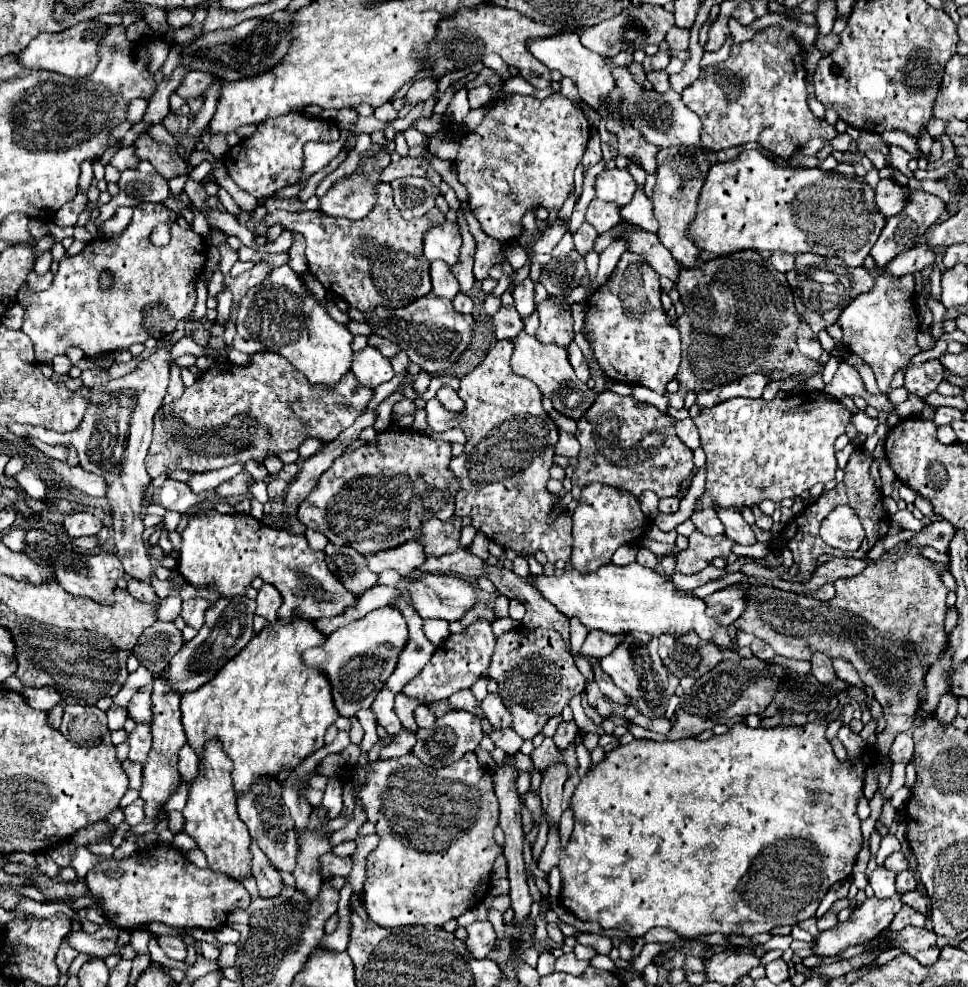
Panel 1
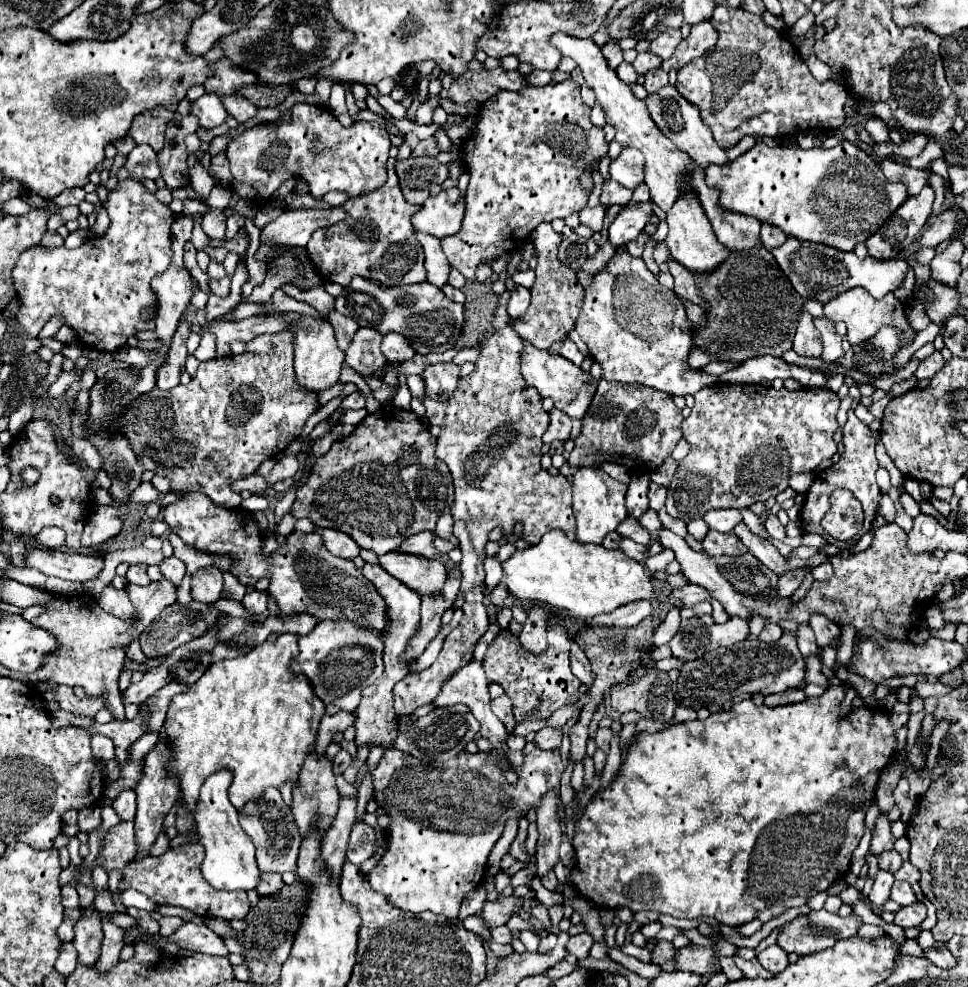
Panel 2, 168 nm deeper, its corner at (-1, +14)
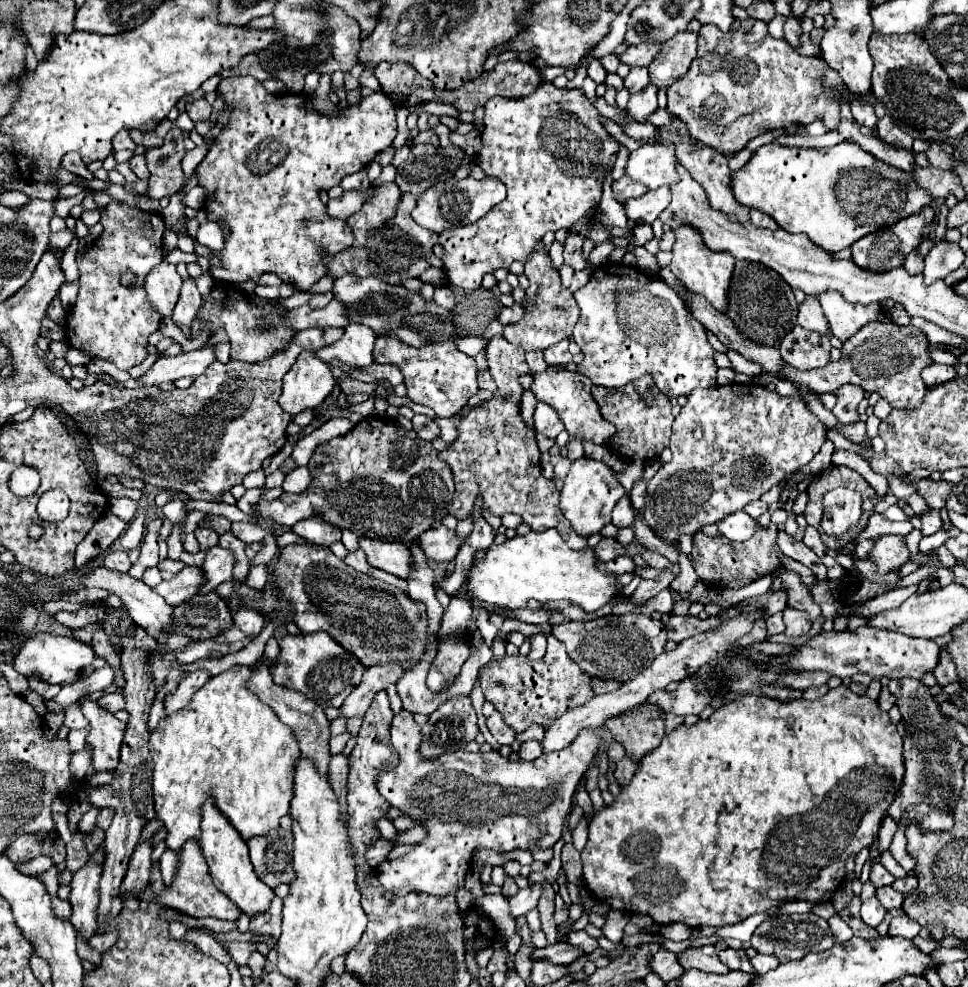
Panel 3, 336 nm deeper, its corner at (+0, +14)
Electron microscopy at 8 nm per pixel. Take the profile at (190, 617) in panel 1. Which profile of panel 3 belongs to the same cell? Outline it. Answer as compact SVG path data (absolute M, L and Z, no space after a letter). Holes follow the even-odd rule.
M214 546L208 550L206 560L202 564L202 572L206 582L200 588L200 596L206 596L210 592L214 592L222 582L232 578L232 566L234 566L234 554L226 548Z

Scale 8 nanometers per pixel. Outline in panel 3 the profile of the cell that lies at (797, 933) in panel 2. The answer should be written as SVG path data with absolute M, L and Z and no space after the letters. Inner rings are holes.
M808 912L808 914L790 914L790 916L778 916L774 920L768 920L768 922L762 922L750 944L760 952L760 954L776 954L780 960L802 960L806 954L812 954L812 952L822 952L826 948L830 948L834 944L834 936L832 936L832 930L830 930L830 924L828 920Z

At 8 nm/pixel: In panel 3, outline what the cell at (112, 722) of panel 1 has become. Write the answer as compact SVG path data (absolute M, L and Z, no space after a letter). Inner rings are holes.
M90 726L83 730L72 730L69 732L67 740L69 742L70 751L76 753L86 745L86 737L90 731Z

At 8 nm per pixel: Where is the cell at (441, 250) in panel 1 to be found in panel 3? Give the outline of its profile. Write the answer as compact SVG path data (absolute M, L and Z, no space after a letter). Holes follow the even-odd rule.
M484 178L484 180L446 180L434 184L430 190L418 196L418 206L412 210L412 218L426 230L442 232L446 228L458 228L476 222L482 218L492 206L506 198L506 186L498 178Z

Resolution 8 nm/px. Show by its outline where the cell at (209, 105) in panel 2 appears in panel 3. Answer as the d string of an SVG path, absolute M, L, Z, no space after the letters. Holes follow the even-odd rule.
M206 98L190 100L190 102L186 102L186 114L194 122L208 122L210 120L210 114L212 114L212 106L206 102Z

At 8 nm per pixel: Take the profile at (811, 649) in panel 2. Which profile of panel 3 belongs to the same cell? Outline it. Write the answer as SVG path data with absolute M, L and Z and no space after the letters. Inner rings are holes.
M786 608L784 610L784 624L786 624L784 634L790 638L800 638L800 636L806 636L810 632L810 620L800 610Z

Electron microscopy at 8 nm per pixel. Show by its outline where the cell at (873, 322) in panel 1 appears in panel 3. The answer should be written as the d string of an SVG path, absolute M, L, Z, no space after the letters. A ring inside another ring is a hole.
M826 292L820 296L822 310L830 322L830 330L834 336L838 336L842 342L852 338L864 324L878 320L882 306L878 302L862 306L846 302L842 294Z

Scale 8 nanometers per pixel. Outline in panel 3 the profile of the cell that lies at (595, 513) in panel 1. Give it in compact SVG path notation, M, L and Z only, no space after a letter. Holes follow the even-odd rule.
M578 458L574 460L570 474L564 480L564 488L560 490L560 508L564 516L570 520L576 534L582 538L588 538L592 534L598 534L606 524L610 524L612 508L624 494L626 490L622 488L614 472L604 462L598 462L592 458Z

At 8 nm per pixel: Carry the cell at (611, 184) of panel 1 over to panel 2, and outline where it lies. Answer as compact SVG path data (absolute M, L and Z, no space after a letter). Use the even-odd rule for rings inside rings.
M625 148L617 160L611 162L611 178L623 184L625 188L635 188L643 182L643 168L645 168L645 158L639 150L635 148Z

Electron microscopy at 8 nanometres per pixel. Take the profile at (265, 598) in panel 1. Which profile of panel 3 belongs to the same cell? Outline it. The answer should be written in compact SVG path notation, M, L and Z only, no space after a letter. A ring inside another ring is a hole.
M240 606L234 614L232 614L234 624L248 636L258 636L260 630L264 628L264 618L260 616L260 612L252 606Z

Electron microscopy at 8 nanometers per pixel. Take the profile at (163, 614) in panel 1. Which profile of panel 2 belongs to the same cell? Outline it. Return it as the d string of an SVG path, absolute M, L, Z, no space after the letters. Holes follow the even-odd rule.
M171 556L171 558L165 558L163 560L163 564L159 566L161 568L161 572L163 572L163 576L165 578L171 578L173 580L173 584L181 584L181 580L183 580L183 576L185 576L185 572L187 572L187 568L185 568L185 562L181 562L179 558L175 558L175 556Z

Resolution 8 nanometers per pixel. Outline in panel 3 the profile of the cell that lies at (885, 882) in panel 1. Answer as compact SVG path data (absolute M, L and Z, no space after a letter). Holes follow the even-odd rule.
M870 896L866 902L862 902L862 920L868 926L878 926L886 916L886 908L882 908L880 900L876 896Z

